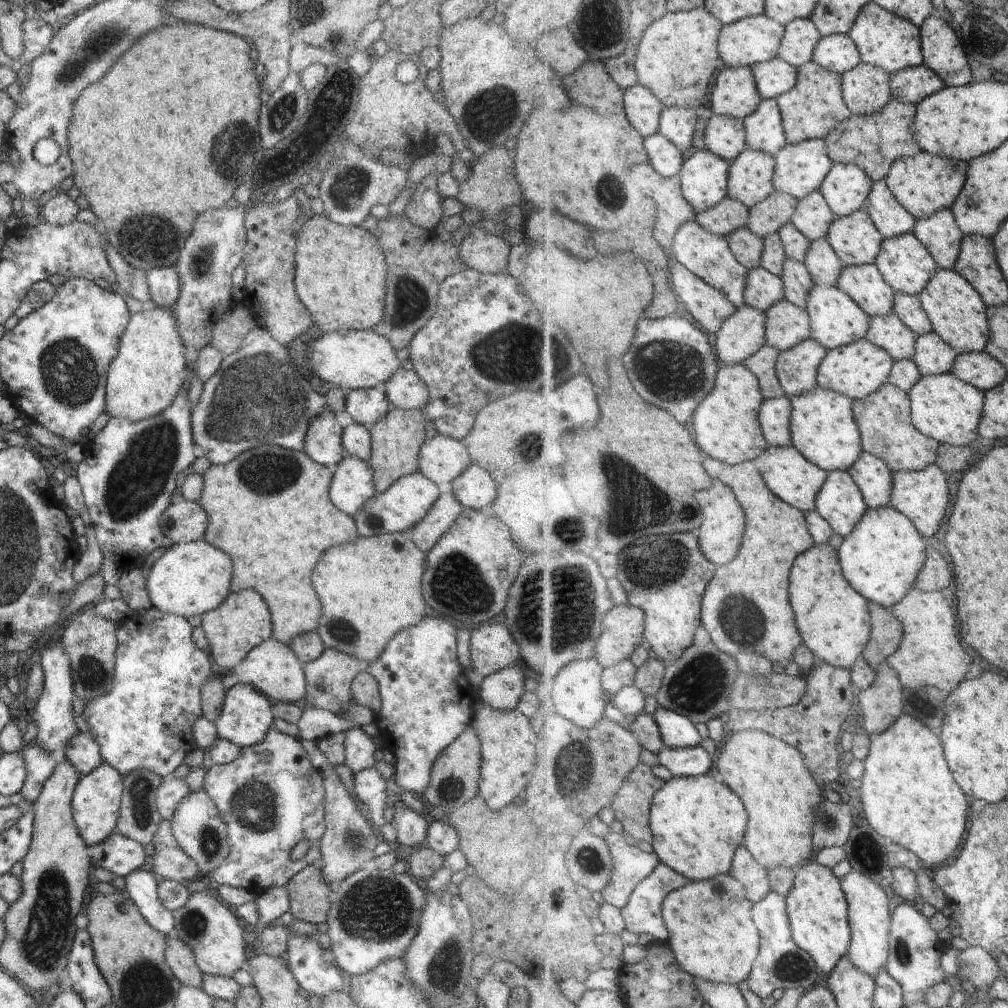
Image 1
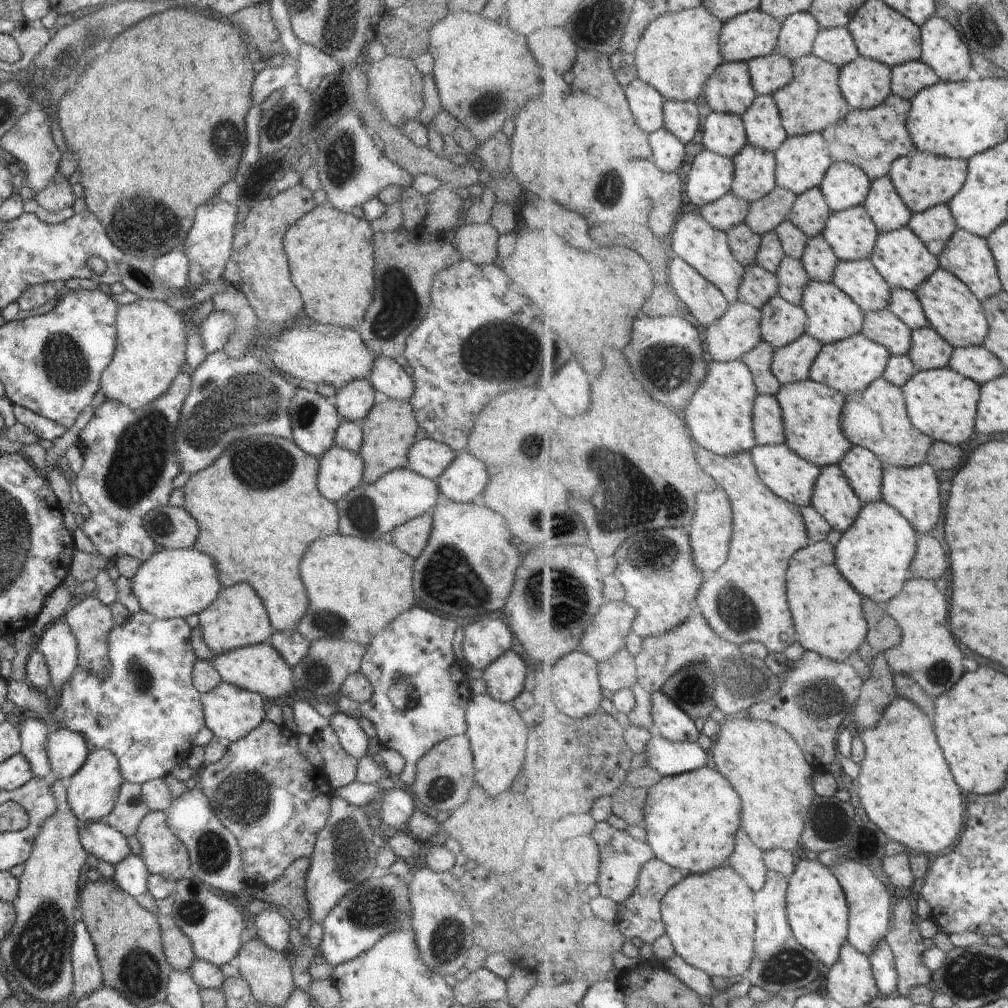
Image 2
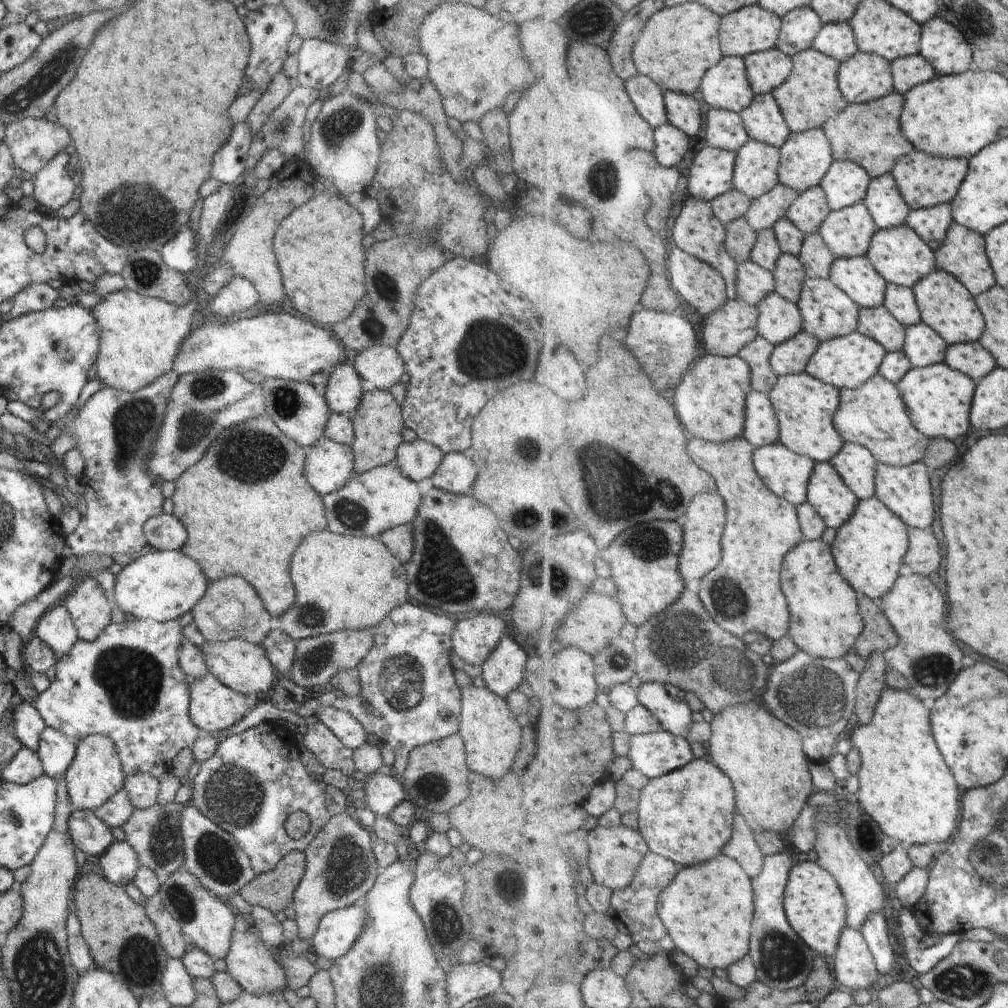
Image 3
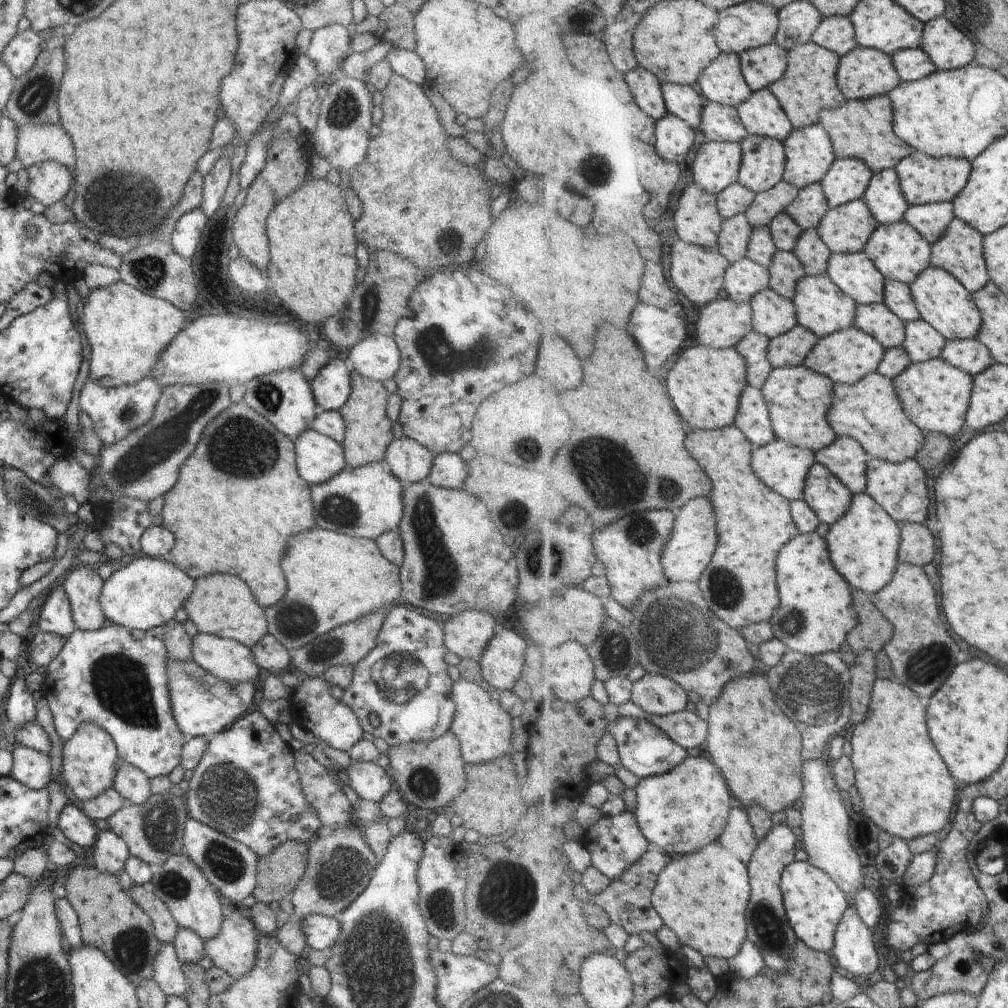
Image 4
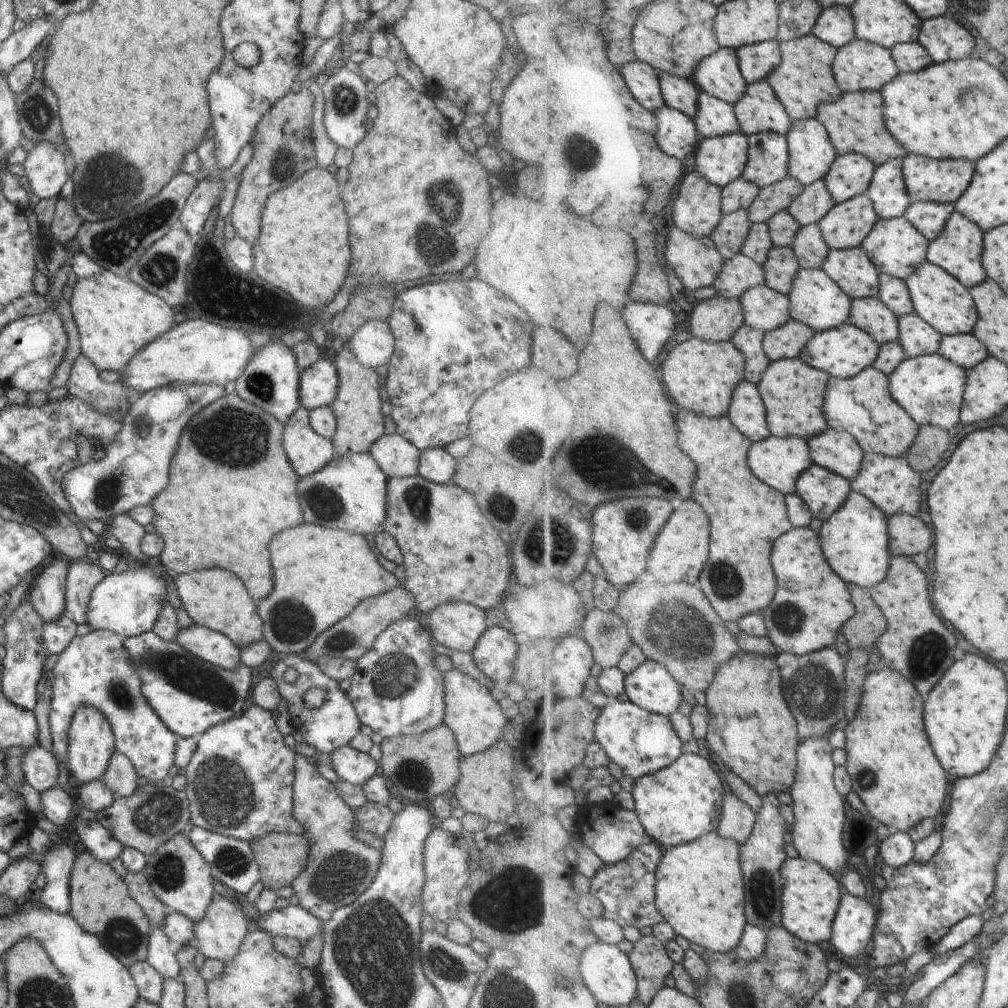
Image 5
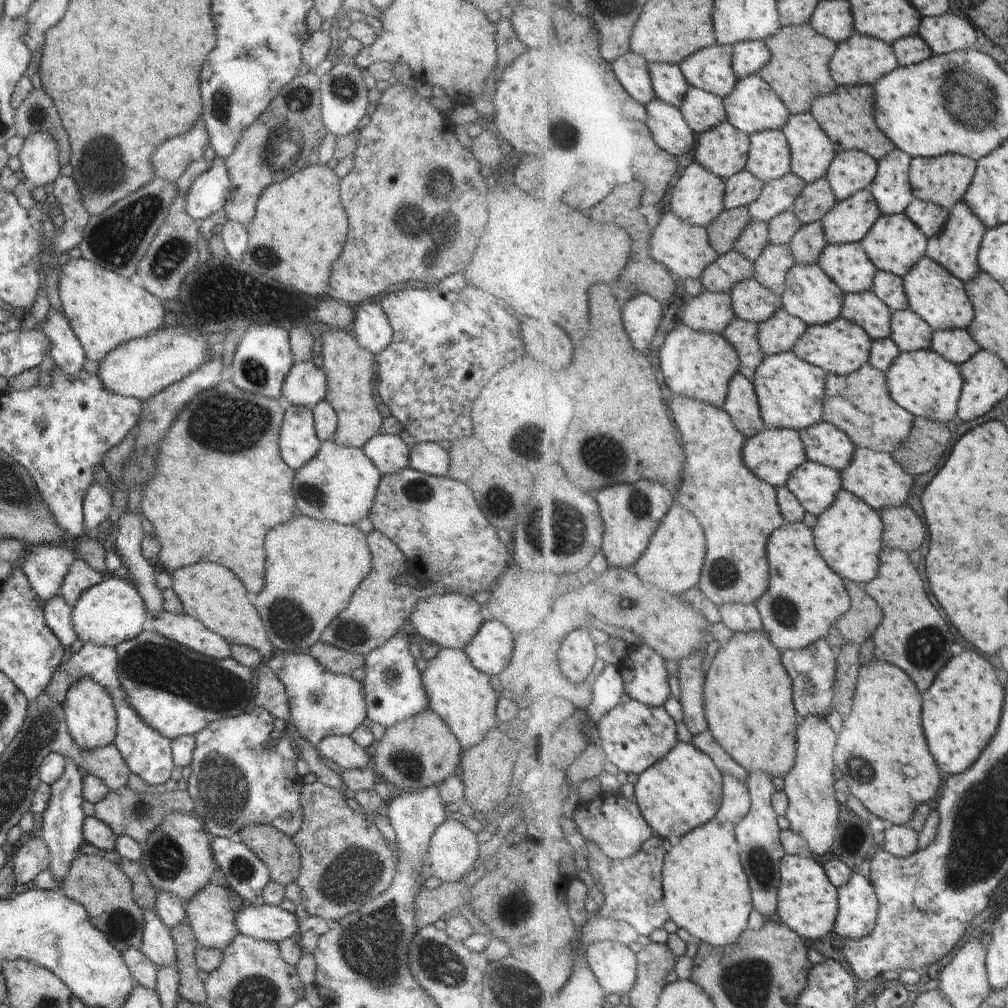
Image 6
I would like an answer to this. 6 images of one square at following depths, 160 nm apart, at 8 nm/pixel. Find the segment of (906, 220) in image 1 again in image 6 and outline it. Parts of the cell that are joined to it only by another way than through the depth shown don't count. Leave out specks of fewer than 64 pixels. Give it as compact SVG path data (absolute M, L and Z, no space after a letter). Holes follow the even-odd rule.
M899 147L879 162L879 176L871 187L883 214L907 213L916 199L911 182L913 157Z

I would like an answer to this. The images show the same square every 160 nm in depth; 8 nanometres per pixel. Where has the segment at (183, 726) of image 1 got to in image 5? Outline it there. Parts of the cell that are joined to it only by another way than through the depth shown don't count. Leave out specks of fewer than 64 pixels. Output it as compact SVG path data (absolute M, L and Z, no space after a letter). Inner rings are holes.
M98 629L86 636L76 635L59 655L53 668L53 698L49 714L51 753L57 761L67 766L67 732L73 712L80 705L92 705L104 713L112 728L116 750L132 763L138 777L152 783L163 781L175 764L175 744L179 737L164 726L141 693L141 680L129 661L123 638L115 632Z

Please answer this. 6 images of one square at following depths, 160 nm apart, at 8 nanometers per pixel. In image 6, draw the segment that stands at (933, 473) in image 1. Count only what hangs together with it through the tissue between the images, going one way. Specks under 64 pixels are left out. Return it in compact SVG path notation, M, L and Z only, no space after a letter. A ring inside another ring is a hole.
M857 447L854 460L843 470L844 489L856 493L872 508L881 511L886 507L906 504L914 486L914 474L909 473L896 460L895 455L883 453L868 447Z

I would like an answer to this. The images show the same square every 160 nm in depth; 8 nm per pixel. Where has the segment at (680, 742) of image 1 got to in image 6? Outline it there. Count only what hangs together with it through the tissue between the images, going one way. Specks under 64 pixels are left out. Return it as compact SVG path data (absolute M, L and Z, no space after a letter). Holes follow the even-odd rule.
M646 644L625 647L624 651L628 654L622 668L626 693L651 707L665 706L673 696L667 660Z

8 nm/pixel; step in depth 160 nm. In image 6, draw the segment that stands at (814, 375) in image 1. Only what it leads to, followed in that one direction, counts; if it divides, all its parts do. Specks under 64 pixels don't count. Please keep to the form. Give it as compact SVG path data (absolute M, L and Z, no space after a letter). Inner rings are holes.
M785 308L760 326L761 343L768 355L796 350L796 344L810 327L803 318L792 316Z

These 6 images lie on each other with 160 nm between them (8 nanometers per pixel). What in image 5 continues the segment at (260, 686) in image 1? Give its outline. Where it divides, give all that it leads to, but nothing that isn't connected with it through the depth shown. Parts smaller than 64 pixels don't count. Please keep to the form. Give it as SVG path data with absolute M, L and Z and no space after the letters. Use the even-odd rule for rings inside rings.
M194 622L190 626L179 628L175 641L202 660L223 669L233 669L241 662L240 648L232 640Z

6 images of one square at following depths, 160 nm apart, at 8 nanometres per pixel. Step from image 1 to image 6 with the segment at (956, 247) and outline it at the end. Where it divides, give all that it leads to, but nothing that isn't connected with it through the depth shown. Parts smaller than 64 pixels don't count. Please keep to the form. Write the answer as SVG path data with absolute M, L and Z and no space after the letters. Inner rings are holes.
M915 199L906 214L916 222L916 225L929 239L932 239L945 230L947 223L951 220L951 212L950 209L943 208L938 204Z

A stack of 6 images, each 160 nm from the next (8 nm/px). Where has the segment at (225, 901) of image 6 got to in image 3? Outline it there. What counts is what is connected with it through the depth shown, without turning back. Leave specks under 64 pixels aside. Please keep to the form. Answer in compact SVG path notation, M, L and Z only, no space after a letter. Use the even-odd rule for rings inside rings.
M234 930L230 936L230 952L224 958L227 972L234 978L243 990L250 994L272 994L272 992L288 993L289 985L286 972L274 950L259 940L256 933L238 932Z

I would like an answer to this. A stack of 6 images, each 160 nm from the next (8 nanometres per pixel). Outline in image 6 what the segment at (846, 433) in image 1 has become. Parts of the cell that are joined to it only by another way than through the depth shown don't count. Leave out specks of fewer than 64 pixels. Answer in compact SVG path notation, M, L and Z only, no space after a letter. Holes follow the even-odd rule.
M796 350L767 355L765 363L758 369L755 380L767 428L772 430L789 428L801 431L820 424L825 419L828 379L829 373L825 368L805 361L797 355Z

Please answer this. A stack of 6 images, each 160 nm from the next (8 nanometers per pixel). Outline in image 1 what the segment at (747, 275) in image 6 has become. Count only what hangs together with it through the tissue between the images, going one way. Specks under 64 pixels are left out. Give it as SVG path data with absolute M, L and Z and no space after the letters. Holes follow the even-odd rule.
M762 266L753 268L745 292L747 304L766 313L786 299L786 289L783 277Z

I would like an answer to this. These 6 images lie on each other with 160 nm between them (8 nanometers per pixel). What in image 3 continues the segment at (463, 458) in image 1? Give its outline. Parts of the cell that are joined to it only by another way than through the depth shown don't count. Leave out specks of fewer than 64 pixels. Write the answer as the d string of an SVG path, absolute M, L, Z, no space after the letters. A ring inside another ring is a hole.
M417 439L398 446L394 463L404 476L417 483L431 478L444 458L444 452L438 446Z

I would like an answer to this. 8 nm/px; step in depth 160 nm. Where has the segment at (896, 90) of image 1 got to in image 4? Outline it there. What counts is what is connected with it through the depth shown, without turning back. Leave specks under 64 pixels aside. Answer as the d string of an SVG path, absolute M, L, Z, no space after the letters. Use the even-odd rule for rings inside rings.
M921 47L916 50L903 50L894 56L896 70L898 70L903 82L910 84L938 72L939 68L930 54Z

